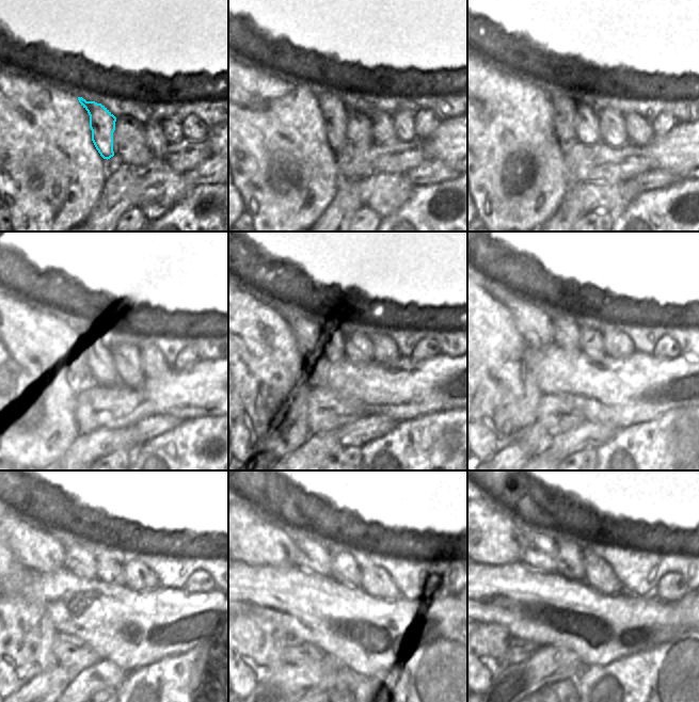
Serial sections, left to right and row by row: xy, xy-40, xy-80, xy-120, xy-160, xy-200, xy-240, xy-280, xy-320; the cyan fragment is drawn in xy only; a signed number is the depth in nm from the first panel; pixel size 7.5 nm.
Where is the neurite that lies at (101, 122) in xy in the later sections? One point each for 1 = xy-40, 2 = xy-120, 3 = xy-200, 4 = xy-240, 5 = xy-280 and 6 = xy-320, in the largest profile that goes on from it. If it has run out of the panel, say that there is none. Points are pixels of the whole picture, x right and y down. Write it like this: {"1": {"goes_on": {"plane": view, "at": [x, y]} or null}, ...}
{"1": {"goes_on": {"plane": "xy-40", "at": [335, 114]}}, "2": {"goes_on": {"plane": "xy-120", "at": [85, 351]}}, "3": {"goes_on": {"plane": "xy-200", "at": [534, 322]}}, "4": {"goes_on": {"plane": "xy-240", "at": [35, 549]}}, "5": {"goes_on": {"plane": "xy-280", "at": [250, 539]}}, "6": {"goes_on": {"plane": "xy-320", "at": [489, 536]}}}

